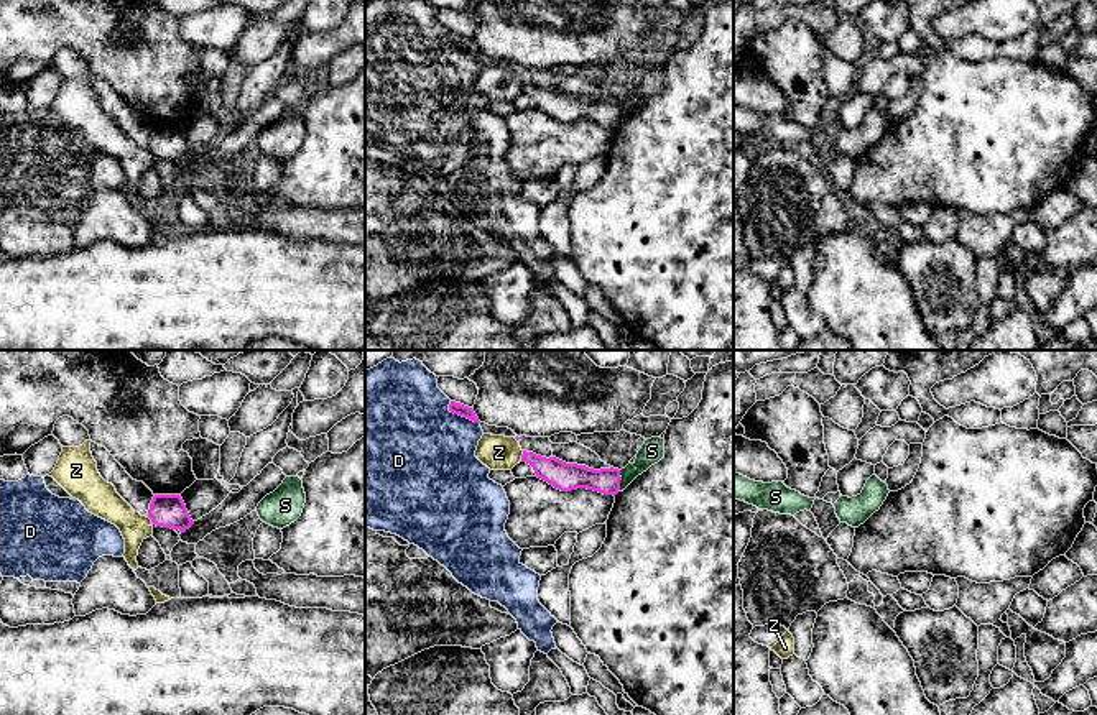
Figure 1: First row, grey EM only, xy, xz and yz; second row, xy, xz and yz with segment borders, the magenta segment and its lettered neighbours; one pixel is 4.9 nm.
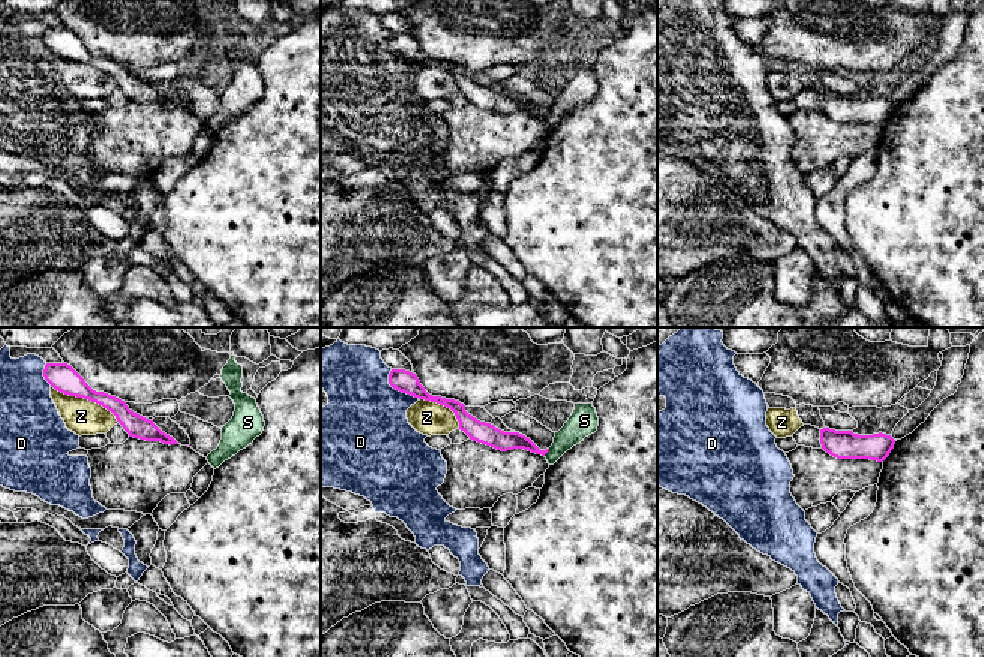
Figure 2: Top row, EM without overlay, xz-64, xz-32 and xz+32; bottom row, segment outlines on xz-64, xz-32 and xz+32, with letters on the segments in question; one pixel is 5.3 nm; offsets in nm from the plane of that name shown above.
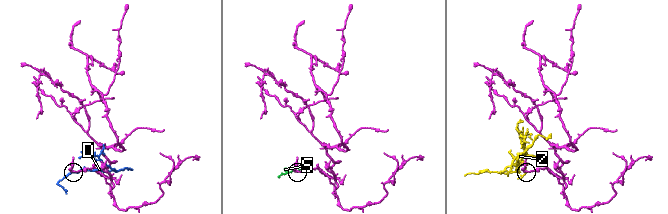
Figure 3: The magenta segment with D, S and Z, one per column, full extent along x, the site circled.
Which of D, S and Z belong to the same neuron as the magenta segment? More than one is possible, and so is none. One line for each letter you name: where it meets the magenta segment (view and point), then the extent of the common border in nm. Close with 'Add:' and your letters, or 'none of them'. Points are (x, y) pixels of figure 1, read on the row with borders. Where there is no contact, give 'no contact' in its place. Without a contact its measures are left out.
Add: none of them

